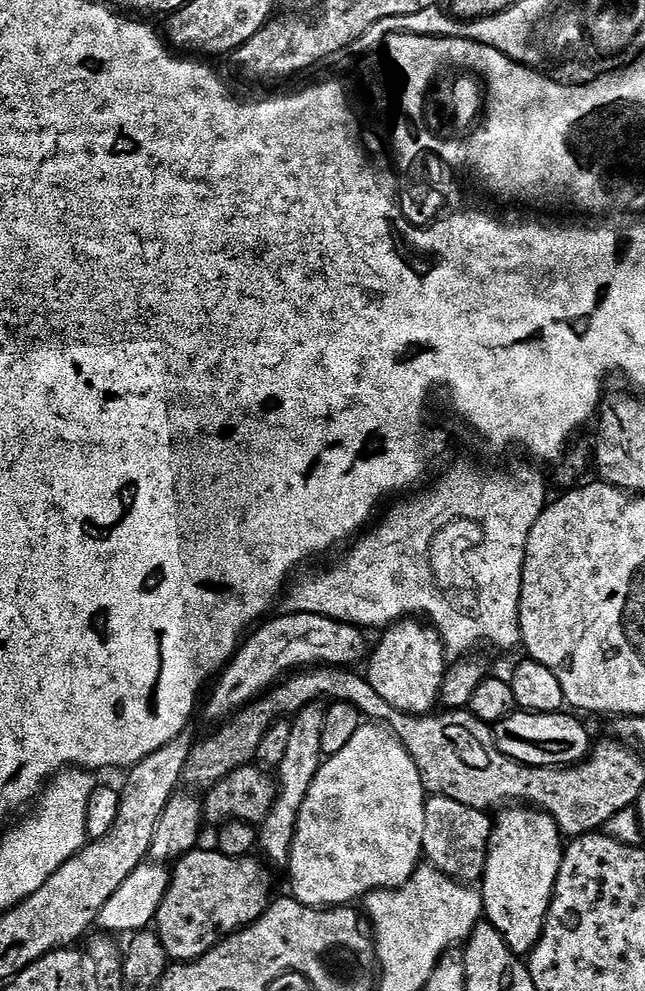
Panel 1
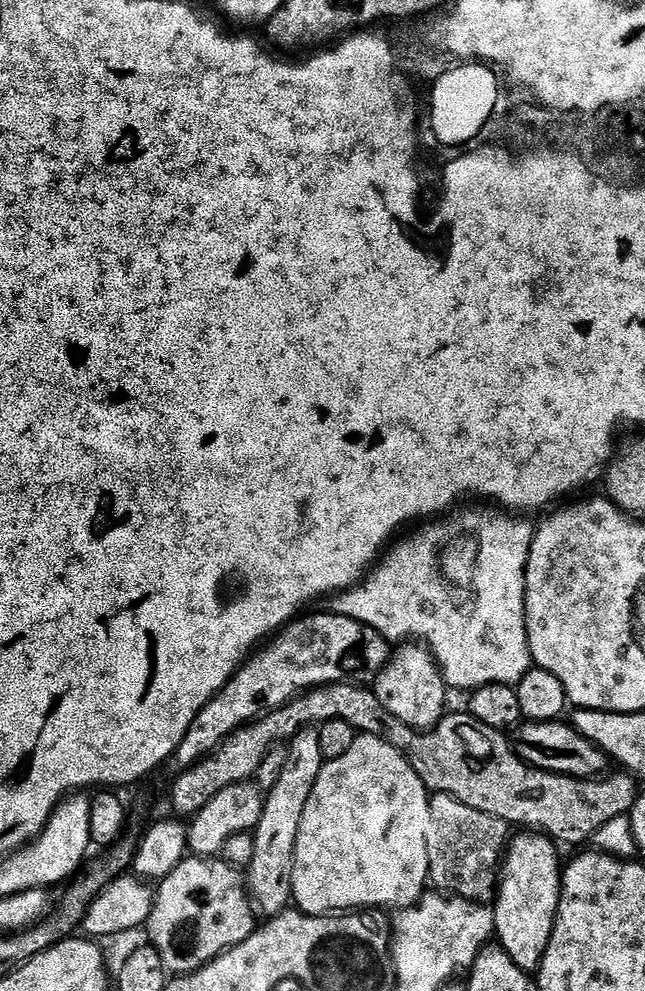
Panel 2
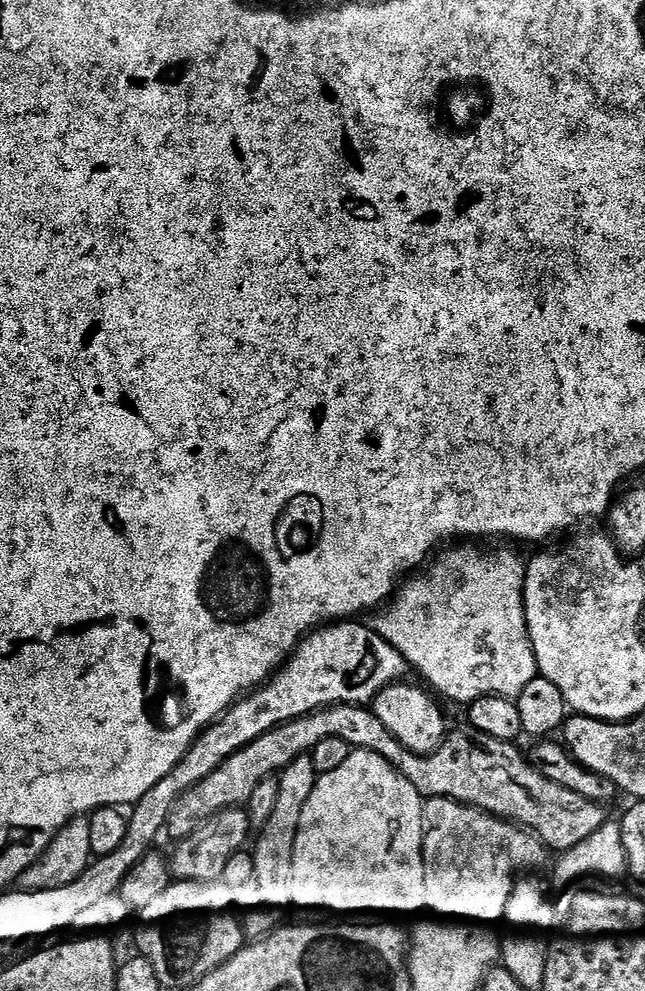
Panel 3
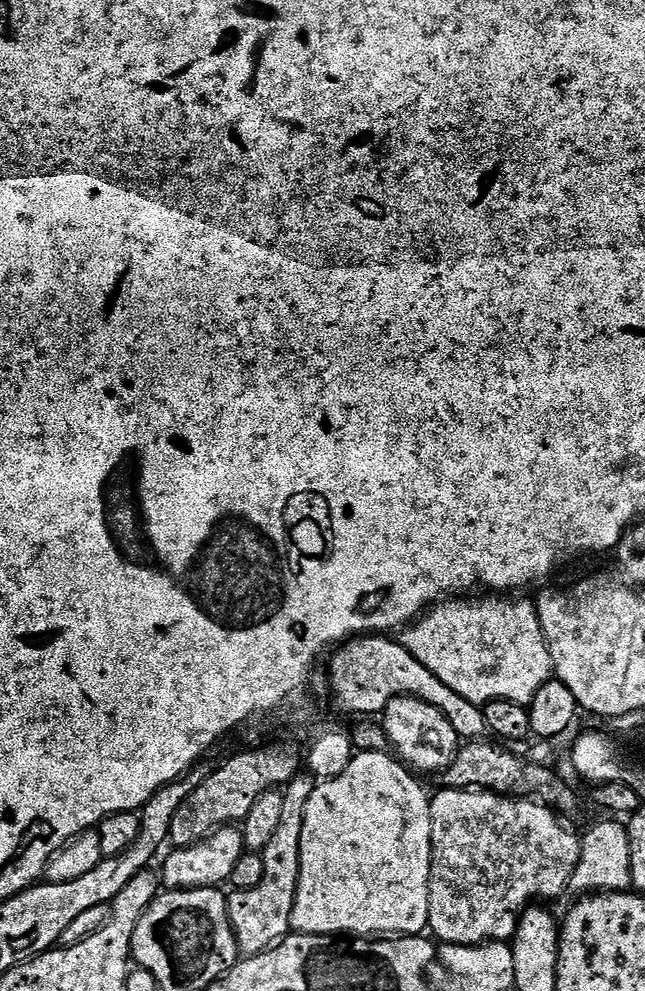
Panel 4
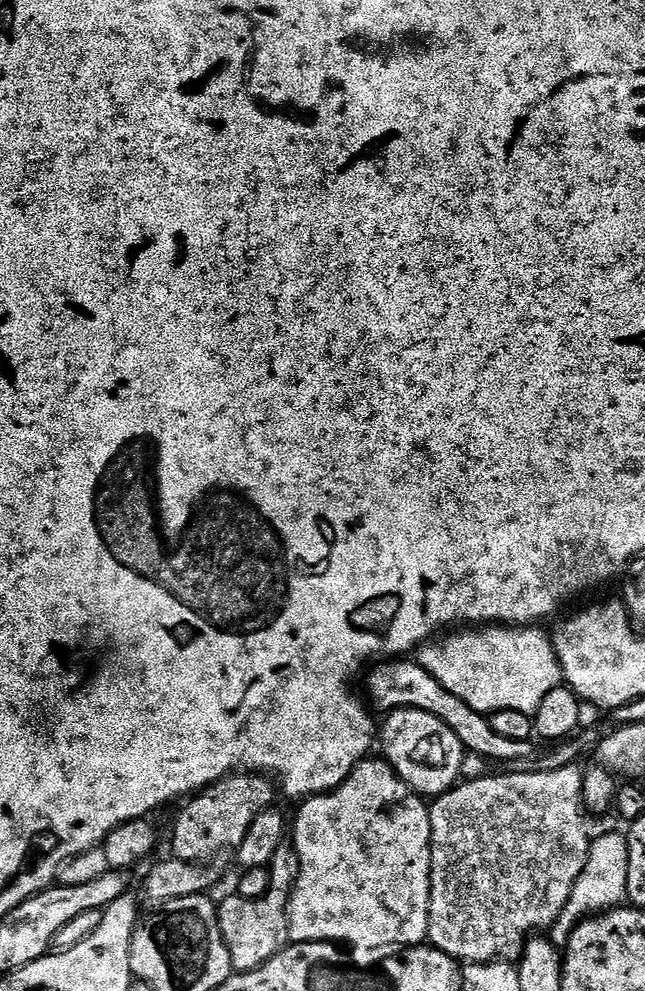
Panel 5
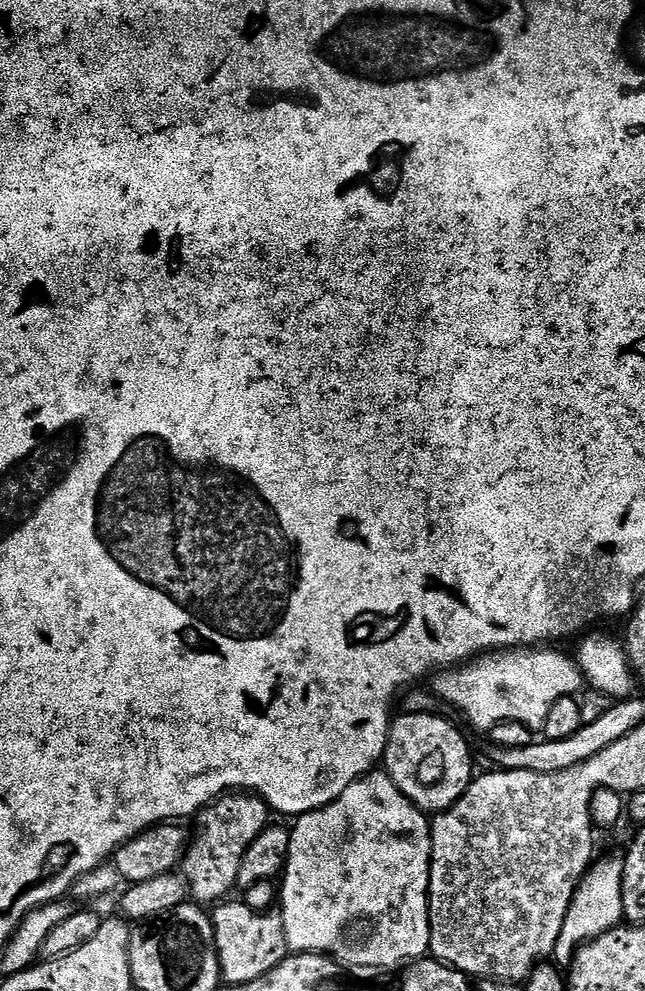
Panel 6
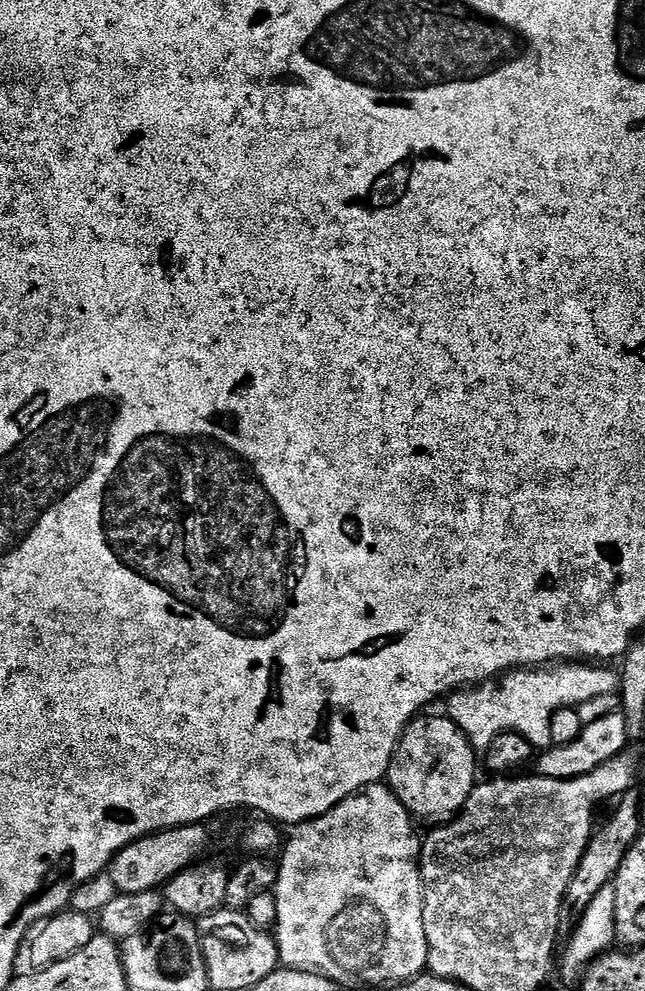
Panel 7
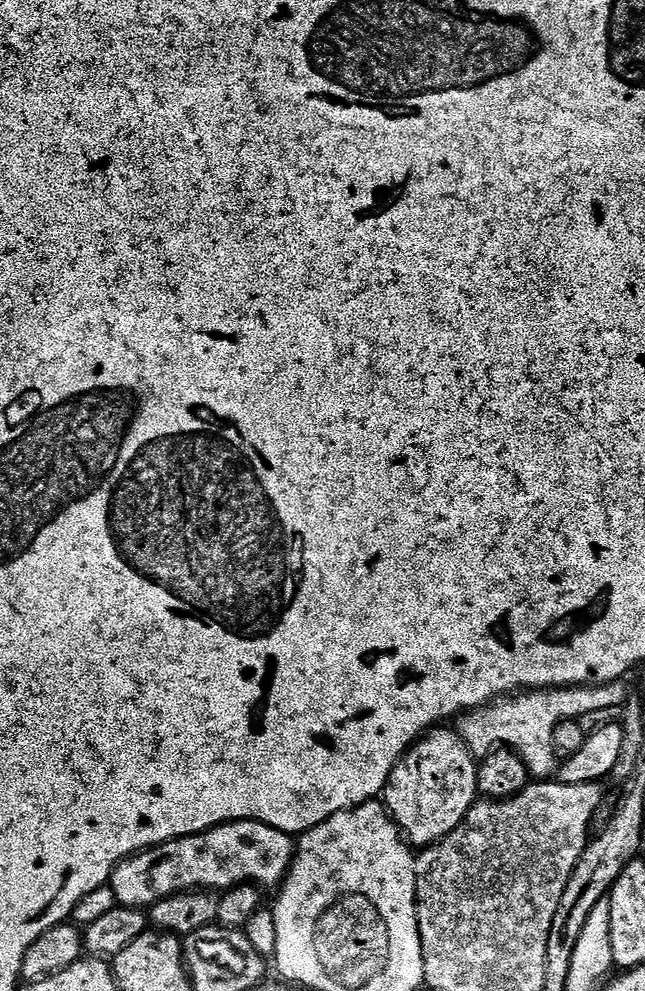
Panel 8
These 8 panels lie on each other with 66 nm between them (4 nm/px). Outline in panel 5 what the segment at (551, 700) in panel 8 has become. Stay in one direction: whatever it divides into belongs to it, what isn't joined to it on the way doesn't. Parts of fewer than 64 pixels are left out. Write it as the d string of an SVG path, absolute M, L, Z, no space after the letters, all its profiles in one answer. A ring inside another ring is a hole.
M480 626L475 630L452 630L431 642L420 645L418 663L430 673L450 694L462 698L470 710L491 714L498 710L518 710L532 716L542 706L542 698L550 690L561 687L562 673L552 641L543 636L536 626Z

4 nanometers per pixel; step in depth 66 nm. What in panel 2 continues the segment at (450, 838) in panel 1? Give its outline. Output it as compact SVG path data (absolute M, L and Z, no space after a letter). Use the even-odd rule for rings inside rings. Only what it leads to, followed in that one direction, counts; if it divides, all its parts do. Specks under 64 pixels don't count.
M439 794L433 795L430 799L430 830L426 830L426 850L428 851L428 875L431 883L441 893L451 894L460 897L462 900L473 900L475 902L488 902L495 897L498 887L498 873L502 863L502 857L507 849L508 841L510 839L509 825L505 824L503 820L494 818L490 814L482 814L482 810L474 810L474 806L466 806L462 802L458 802L449 796L442 796Z

